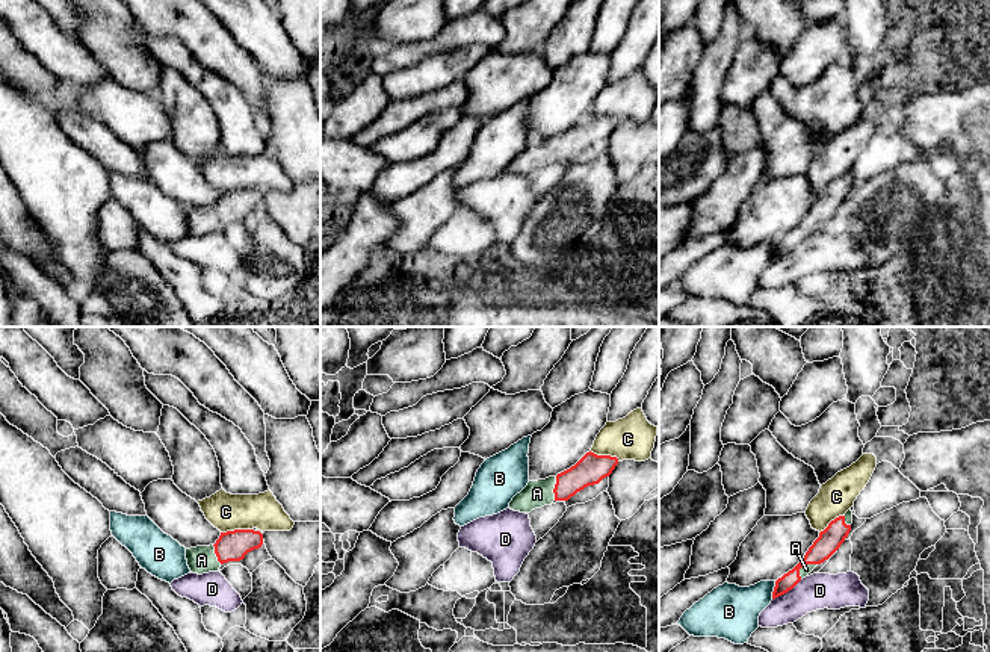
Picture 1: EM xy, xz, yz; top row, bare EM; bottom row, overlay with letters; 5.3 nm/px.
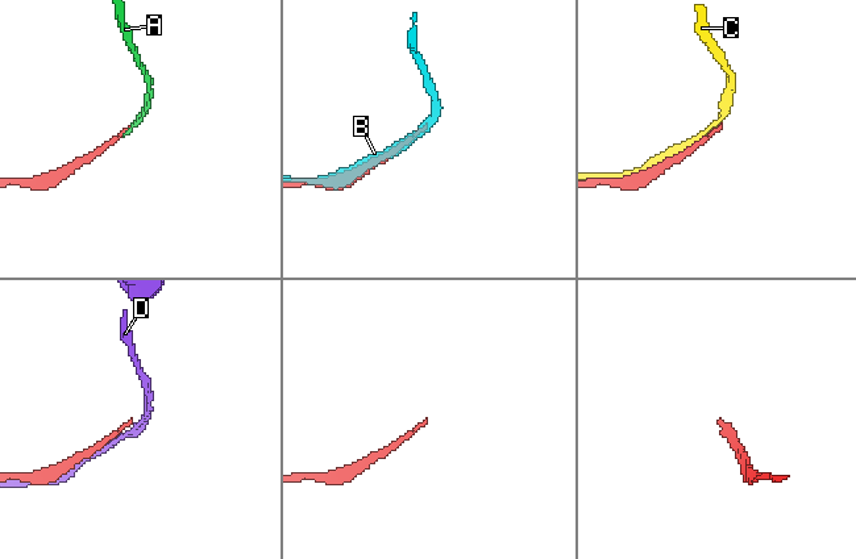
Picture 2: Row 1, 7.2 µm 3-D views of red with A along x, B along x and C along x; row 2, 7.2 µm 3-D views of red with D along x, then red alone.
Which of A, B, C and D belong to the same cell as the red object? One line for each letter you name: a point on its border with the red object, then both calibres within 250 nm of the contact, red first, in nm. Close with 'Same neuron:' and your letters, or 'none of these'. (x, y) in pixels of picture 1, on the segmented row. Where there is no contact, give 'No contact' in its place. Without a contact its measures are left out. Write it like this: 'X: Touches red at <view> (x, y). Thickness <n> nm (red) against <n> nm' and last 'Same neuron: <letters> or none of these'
A: Touches red at yz (803, 565). Thickness 120 nm (red) against 60 nm
Same neuron: A

